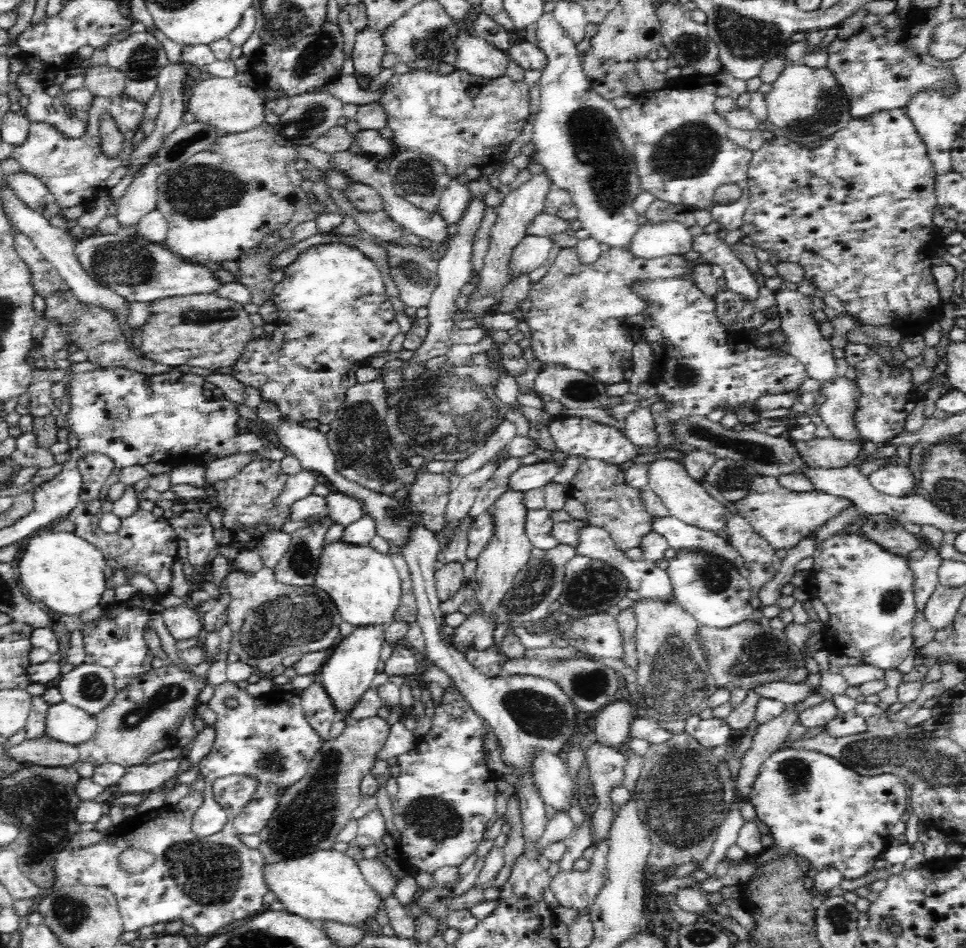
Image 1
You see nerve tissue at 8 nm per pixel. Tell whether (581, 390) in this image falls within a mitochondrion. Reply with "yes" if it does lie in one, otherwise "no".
yes

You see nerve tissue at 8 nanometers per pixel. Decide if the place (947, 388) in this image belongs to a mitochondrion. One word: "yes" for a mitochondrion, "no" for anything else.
no

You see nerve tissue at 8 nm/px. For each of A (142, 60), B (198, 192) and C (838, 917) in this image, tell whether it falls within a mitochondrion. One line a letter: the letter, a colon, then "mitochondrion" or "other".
A: mitochondrion
B: mitochondrion
C: mitochondrion

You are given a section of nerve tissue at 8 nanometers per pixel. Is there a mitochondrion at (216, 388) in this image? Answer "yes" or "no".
no

